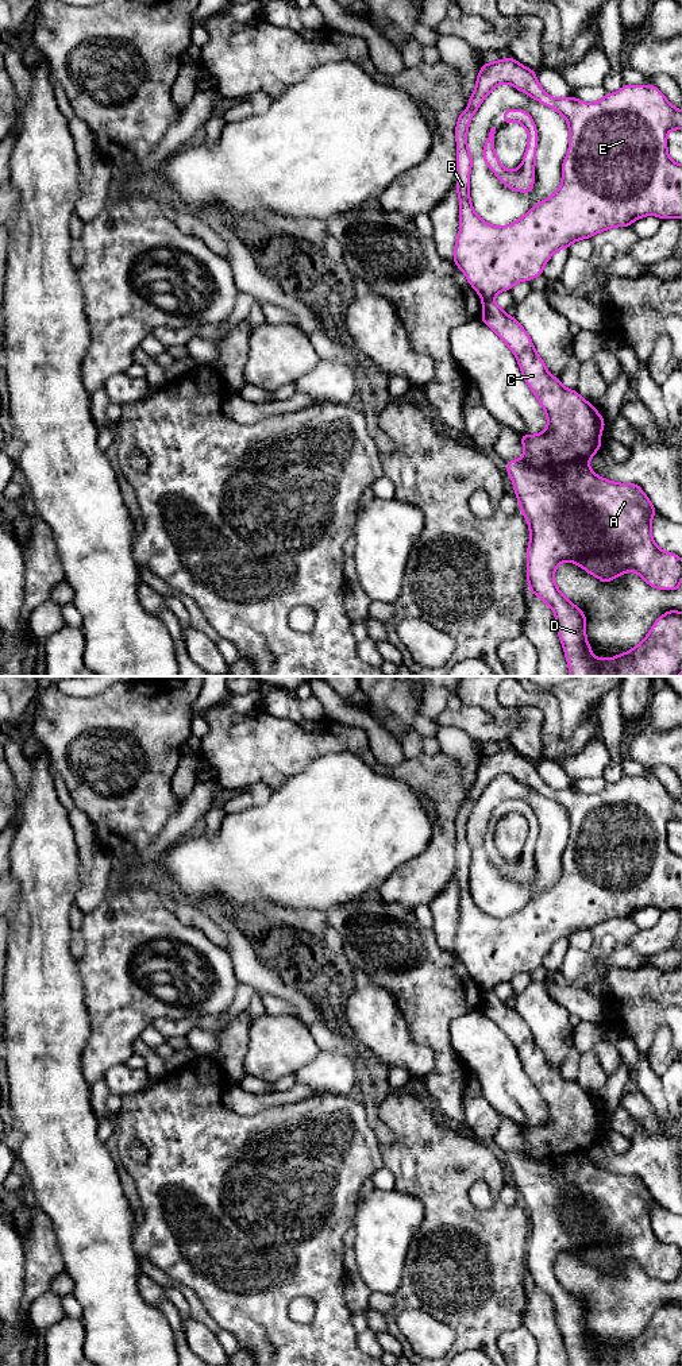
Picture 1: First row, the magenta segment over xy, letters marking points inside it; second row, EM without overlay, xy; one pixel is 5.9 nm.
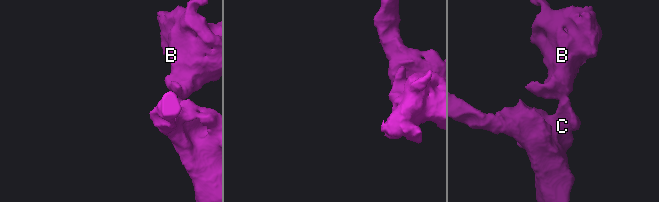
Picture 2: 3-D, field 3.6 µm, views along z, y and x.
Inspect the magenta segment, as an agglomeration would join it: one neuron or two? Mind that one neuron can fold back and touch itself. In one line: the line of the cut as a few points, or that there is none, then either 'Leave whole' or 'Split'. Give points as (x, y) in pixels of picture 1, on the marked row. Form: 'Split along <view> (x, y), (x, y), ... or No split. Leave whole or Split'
Split along xy (482, 298), (492, 300). Split

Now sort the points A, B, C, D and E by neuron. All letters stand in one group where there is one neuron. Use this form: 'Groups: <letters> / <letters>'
Groups: A C D / B E

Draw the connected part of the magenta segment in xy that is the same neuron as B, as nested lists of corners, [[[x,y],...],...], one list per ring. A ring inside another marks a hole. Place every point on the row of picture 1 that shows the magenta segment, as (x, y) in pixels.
[[[505,58],[481,67],[475,89],[469,99],[469,108],[461,112],[456,121],[456,192],[459,196],[459,235],[454,248],[454,263],[462,270],[473,289],[482,300],[493,300],[497,293],[510,290],[521,281],[531,281],[543,274],[543,269],[552,254],[569,248],[577,240],[590,239],[593,235],[614,227],[629,227],[644,216],[658,216],[662,220],[682,217],[682,165],[674,162],[667,153],[667,134],[682,130],[682,111],[670,104],[655,85],[624,85],[614,93],[606,93],[594,104],[583,103],[574,96],[554,99],[540,86],[536,72],[525,67],[515,58]],[[500,84],[509,84],[527,93],[531,99],[559,112],[569,124],[570,144],[562,165],[562,184],[559,189],[532,207],[515,223],[497,227],[483,221],[470,201],[470,170],[473,158],[467,147],[467,130],[475,111],[485,97]]]

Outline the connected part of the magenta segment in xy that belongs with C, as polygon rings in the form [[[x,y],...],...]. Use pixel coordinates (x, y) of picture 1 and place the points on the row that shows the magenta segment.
[[[482,300],[481,320],[492,328],[515,354],[525,383],[529,386],[546,412],[548,425],[537,435],[520,435],[524,455],[521,459],[506,462],[520,512],[529,525],[529,545],[527,549],[527,580],[529,591],[542,598],[555,614],[558,636],[566,655],[570,676],[679,676],[682,674],[682,613],[670,610],[662,614],[648,634],[635,648],[612,659],[592,656],[593,649],[586,640],[586,617],[570,602],[555,584],[555,568],[565,562],[582,567],[586,572],[608,583],[628,571],[639,574],[646,583],[659,590],[681,590],[682,559],[662,551],[654,541],[651,521],[656,513],[652,502],[636,483],[616,483],[594,474],[589,460],[602,447],[600,436],[605,420],[593,404],[583,400],[577,390],[562,386],[546,368],[544,360],[536,354],[528,332],[512,316],[508,316],[494,300]]]

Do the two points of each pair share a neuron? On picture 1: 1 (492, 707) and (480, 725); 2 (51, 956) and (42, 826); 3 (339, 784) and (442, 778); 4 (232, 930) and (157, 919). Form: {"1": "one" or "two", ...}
{"1": "two", "2": "one", "3": "two", "4": "two"}

